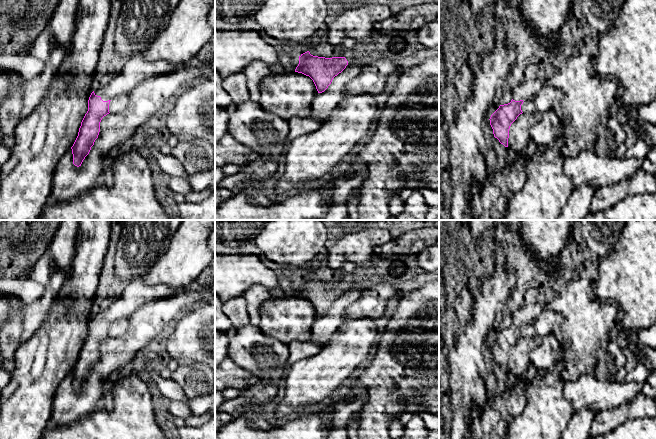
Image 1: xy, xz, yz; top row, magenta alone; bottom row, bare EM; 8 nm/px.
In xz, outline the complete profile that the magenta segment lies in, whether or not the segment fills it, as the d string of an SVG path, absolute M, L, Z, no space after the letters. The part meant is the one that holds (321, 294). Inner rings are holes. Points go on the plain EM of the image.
M359 273L347 274L342 281L332 282L313 280L307 275L299 280L299 288L295 296L309 300L313 304L318 317L322 317L331 308L333 302L341 297L349 287L364 291L375 280L375 277Z

